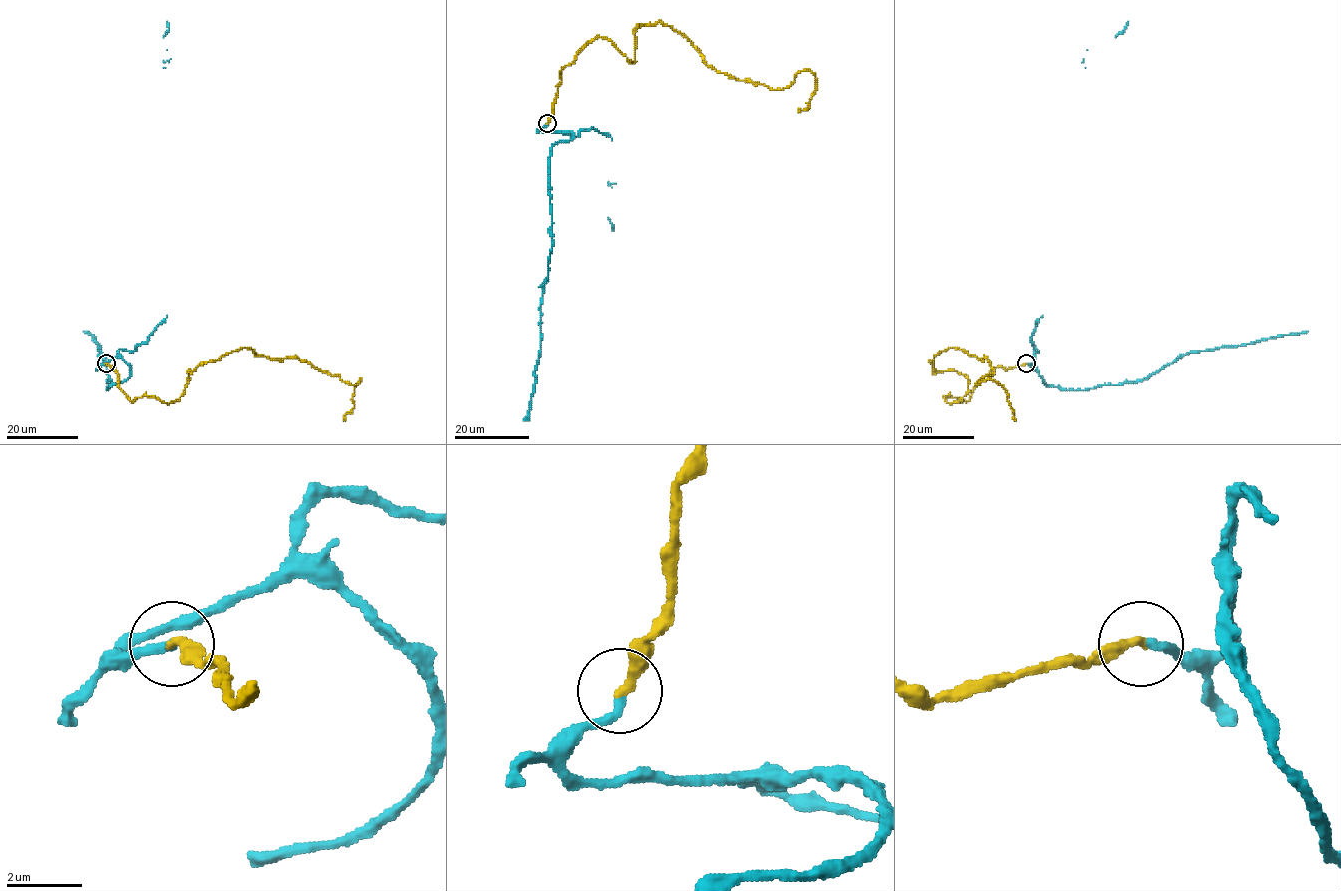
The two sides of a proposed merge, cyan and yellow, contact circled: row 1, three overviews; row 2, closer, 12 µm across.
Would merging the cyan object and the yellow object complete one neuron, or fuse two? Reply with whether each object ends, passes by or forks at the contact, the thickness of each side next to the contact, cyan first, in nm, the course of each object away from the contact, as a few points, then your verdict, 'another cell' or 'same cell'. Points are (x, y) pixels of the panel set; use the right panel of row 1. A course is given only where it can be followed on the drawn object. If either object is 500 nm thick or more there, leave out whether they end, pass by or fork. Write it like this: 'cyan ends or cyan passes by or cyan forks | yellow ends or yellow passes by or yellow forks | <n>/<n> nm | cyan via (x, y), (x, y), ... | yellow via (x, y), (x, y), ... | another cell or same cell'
cyan ends | yellow ends | 260/280 nm | cyan via (1027, 364), (1035, 363), (1036, 349), (1038, 351), (1033, 346), (1031, 336), (1043, 316), (1116, 37), (1128, 21) | yellow via (1026, 364), (947, 402), (968, 379), (931, 360), (986, 357), (994, 374), (976, 384), (1004, 389), (1015, 421) | same cell

